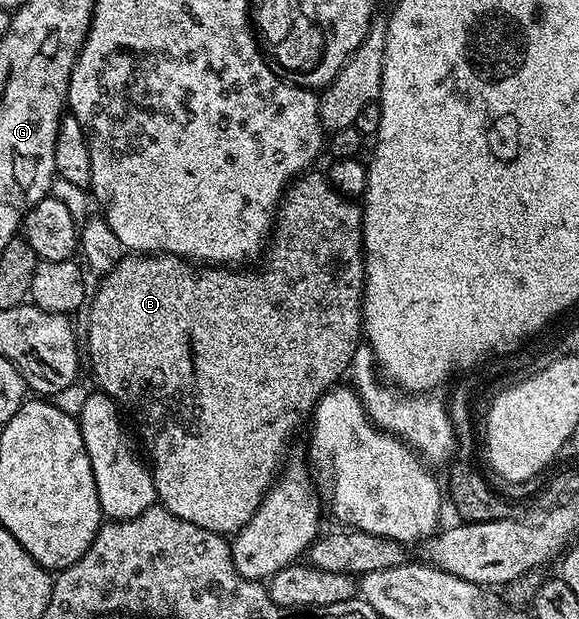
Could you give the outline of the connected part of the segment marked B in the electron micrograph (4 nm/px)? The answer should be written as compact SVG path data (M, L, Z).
M308 169L294 179L290 187L283 192L283 198L279 201L279 210L275 212L275 225L273 234L269 239L269 246L265 251L265 258L258 264L260 265L256 271L243 271L247 269L236 269L231 265L196 265L186 259L177 257L176 255L145 255L142 253L127 253L124 254L122 261L107 272L99 280L99 287L89 299L89 306L87 311L87 343L85 339L85 351L91 354L91 371L99 378L97 380L97 387L100 391L103 390L108 400L119 404L120 408L131 410L133 418L139 422L139 431L143 434L142 446L147 446L146 454L149 456L149 463L151 466L151 476L153 477L153 485L155 486L156 500L169 513L173 513L177 517L181 517L183 521L189 521L193 525L201 525L201 529L209 529L215 531L218 535L224 537L230 536L232 533L238 533L244 525L254 515L254 511L258 509L259 503L262 501L264 495L271 488L272 483L275 482L277 476L280 474L281 466L279 462L283 459L283 454L287 451L287 442L291 439L291 434L295 431L295 426L299 423L299 418L302 417L303 411L310 412L315 404L319 402L320 397L327 391L332 390L340 382L339 379L348 374L351 370L351 362L353 361L353 353L361 345L361 336L363 335L363 278L365 277L365 269L363 268L363 209L362 206L354 199L348 199L347 196L340 194L334 187L331 186L330 179L322 170Z

